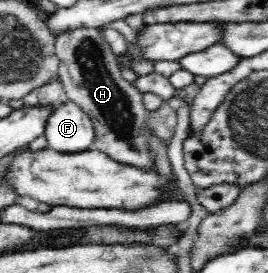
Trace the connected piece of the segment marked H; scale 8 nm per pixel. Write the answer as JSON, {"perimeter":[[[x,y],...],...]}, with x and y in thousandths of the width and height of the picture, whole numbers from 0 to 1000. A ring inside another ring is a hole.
{"perimeter":[[[302,99],[209,136],[224,297],[250,333],[250,355],[343,443],[351,549],[396,564],[399,579],[437,597],[563,626],[575,597],[549,557],[552,516],[530,495],[556,410],[526,385],[526,337],[451,278],[429,231],[433,205],[384,143],[396,114],[396,103]]]}

